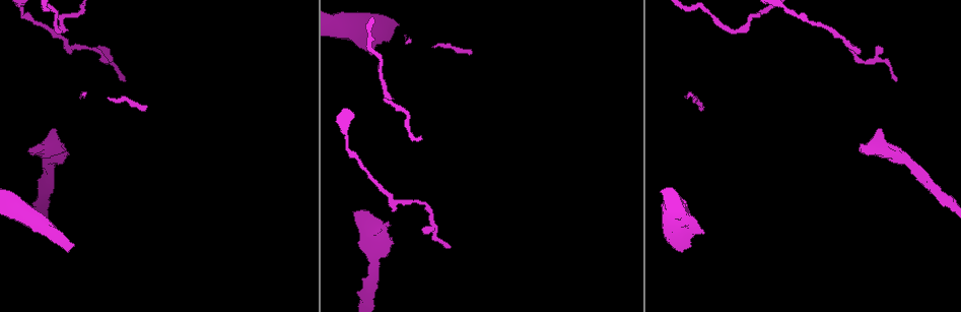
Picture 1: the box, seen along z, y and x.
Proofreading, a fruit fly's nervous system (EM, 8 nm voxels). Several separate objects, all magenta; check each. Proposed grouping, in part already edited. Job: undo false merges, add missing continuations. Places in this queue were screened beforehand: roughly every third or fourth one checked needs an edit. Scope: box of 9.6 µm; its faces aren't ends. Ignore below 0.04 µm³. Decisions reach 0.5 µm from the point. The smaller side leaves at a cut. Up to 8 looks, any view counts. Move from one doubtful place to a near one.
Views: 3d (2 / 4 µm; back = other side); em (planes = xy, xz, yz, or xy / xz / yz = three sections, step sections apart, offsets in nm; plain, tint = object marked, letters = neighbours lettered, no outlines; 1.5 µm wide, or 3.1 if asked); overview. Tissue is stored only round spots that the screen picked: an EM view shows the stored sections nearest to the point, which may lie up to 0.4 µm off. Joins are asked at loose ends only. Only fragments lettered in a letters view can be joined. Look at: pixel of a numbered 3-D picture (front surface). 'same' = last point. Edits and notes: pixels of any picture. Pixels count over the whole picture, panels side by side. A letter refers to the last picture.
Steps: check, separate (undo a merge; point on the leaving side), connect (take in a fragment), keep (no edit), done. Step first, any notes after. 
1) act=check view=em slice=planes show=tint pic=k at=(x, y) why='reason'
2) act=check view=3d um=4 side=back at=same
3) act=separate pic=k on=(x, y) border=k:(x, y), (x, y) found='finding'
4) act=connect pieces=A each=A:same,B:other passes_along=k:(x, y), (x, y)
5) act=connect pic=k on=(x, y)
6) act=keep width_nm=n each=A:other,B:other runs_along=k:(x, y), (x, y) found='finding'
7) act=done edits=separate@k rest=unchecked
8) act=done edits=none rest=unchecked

act=check view=em slice=yz step=4 show=letters pic=1 at=(862, 150) why='an open end'

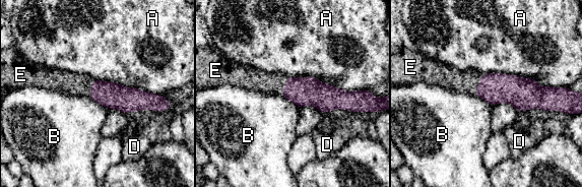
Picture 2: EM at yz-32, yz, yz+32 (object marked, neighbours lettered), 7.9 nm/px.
act=connect pieces=E each=A:other,B:other,D:other,E:same passes_along=2:(494, 87), (478, 84), (449, 77) found='the cell continues'

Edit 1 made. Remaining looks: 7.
act=check view=overview why='redraw'

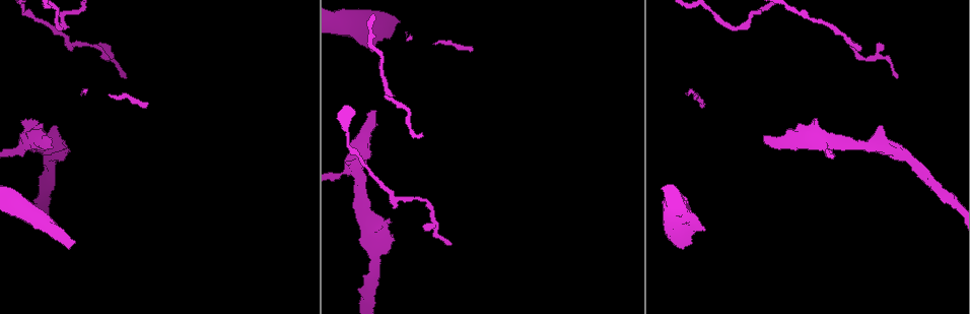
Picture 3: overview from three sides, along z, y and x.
act=check view=em slice=xz step=8 show=tint pic=3 at=(705, 230) why='thick end'

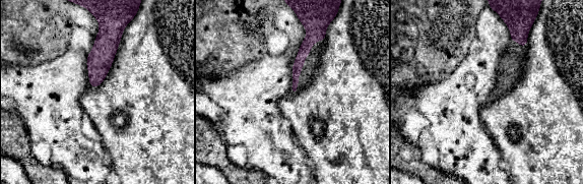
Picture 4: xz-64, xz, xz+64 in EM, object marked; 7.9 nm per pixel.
act=check view=em slice=planes show=letters at=same

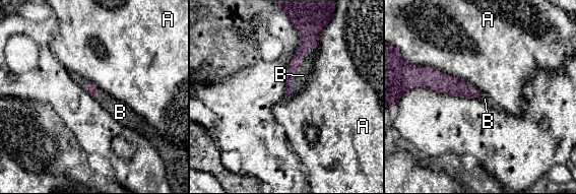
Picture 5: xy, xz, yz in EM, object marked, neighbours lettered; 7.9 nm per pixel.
act=connect pieces=B each=A:other,B:same passes_along=5:(308, 40), (298, 69), (303, 75) found='it goes on there'

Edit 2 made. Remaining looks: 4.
act=check view=3d um=2 pic=3 at=(21, 13) why='sudden change in width'

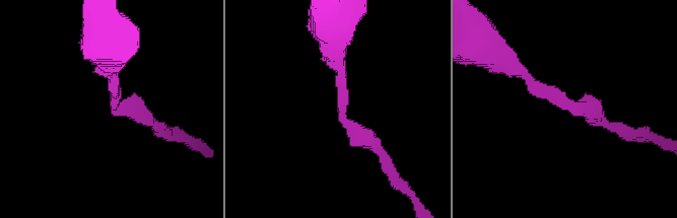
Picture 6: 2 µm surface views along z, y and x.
act=check view=em slice=planes show=letters pic=6 at=(573, 102) why='need the tissue'

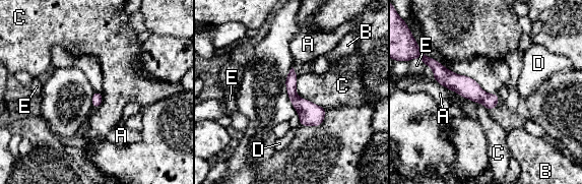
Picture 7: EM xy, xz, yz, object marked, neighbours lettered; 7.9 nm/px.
act=keep longest_contact=C:340nm each=A:other,B:other,C:other,D:other,E:other runs_along=7:(435, 63), (452, 81), (494, 105) found='one cell here'

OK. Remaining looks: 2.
act=done edits=connect@2,connect@5 rest=unchecked

